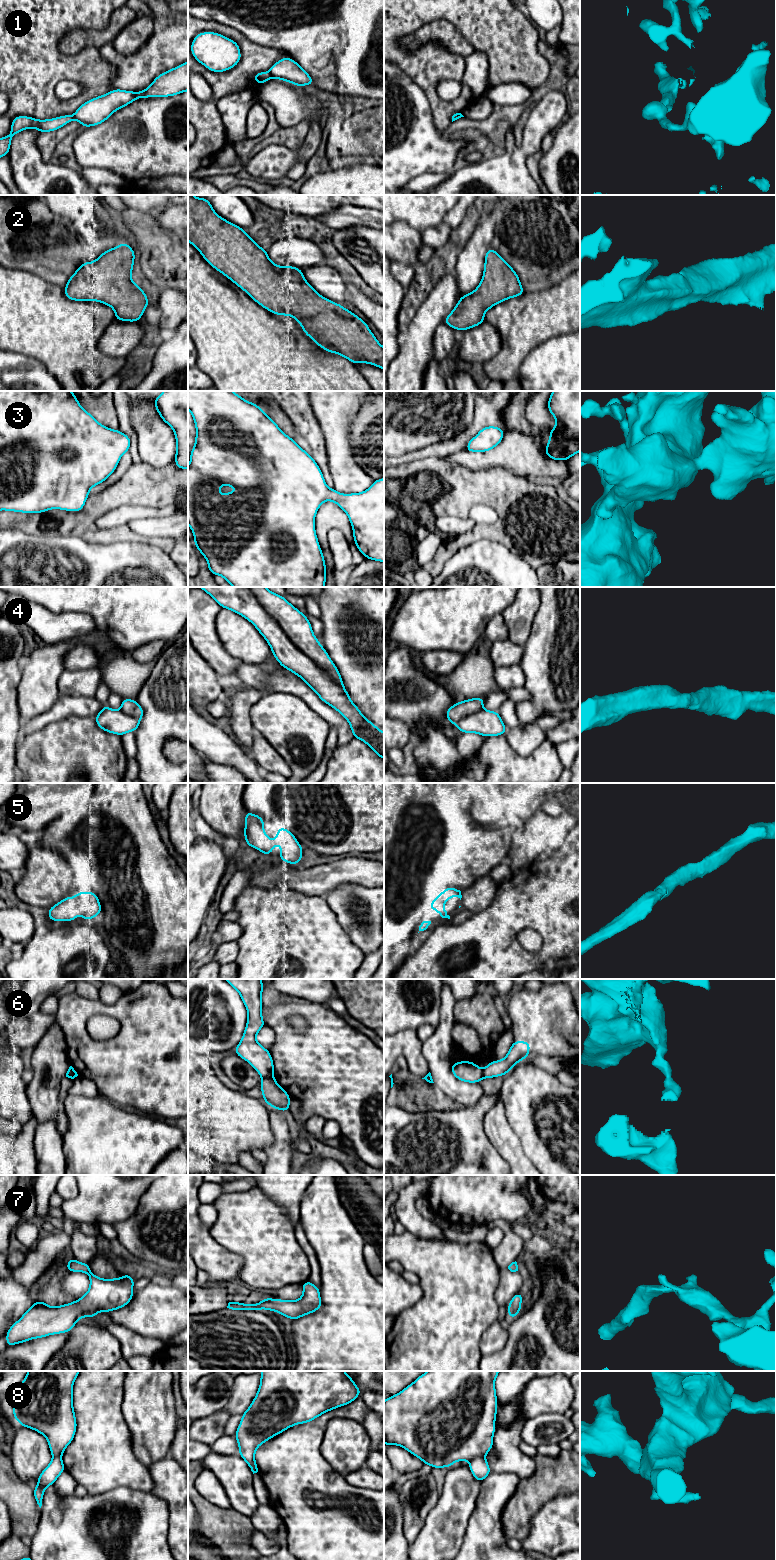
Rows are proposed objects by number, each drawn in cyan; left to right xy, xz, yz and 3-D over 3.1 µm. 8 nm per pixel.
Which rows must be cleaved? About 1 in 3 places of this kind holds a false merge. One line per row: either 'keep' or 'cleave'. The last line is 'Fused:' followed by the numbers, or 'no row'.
1: cleave
2: keep
3: keep
4: cleave
5: keep
6: cleave
7: keep
8: cleave
Fused: 1, 4, 6, 8

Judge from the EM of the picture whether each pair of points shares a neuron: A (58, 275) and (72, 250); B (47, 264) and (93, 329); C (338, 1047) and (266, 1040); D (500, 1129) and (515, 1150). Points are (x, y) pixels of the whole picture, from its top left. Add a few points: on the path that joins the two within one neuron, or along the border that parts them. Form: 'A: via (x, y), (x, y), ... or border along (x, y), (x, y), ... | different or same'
A: via (58, 269), (58, 264), (66, 256) | same
B: border along (40, 277), (63, 287) | different
C: border along (266, 1024), (275, 1034), (275, 1042), (270, 1050) | different
D: via (500, 1134), (510, 1145) | same

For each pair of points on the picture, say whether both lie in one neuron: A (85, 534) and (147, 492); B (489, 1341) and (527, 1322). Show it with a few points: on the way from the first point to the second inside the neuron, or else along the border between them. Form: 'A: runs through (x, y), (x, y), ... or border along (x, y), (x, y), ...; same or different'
A: runs through (90, 515), (104, 501), (117, 494), (128, 492); same
B: border along (507, 1330), (506, 1344), (500, 1350), (494, 1352); different

